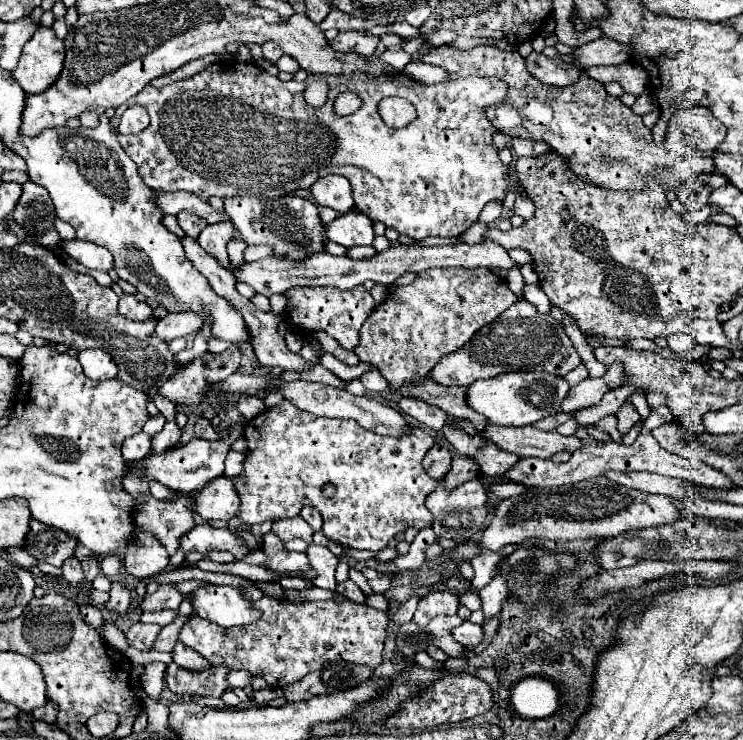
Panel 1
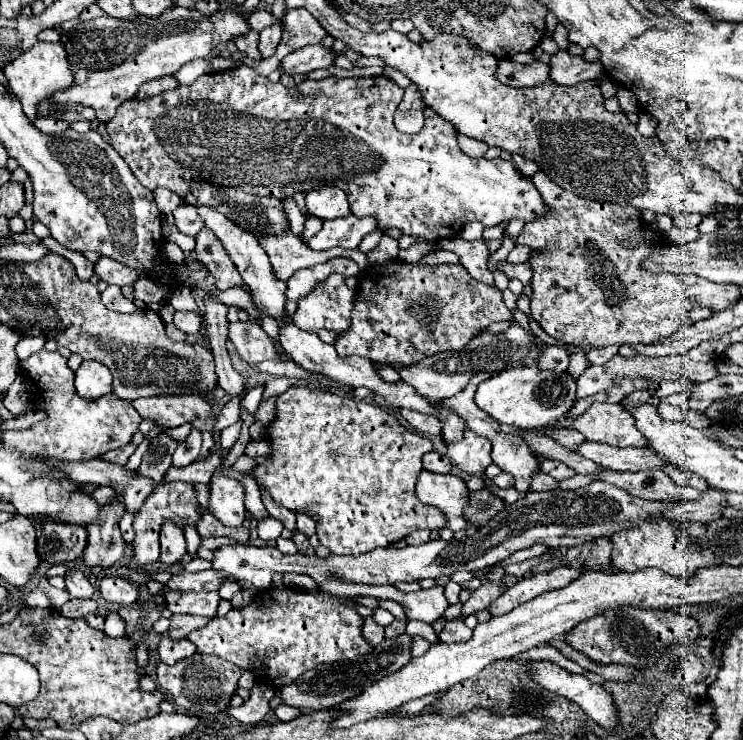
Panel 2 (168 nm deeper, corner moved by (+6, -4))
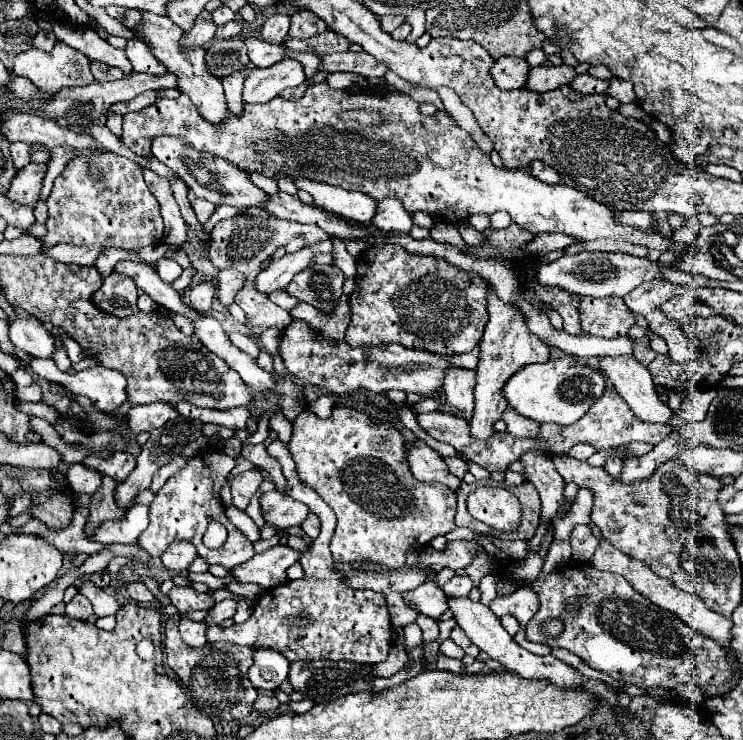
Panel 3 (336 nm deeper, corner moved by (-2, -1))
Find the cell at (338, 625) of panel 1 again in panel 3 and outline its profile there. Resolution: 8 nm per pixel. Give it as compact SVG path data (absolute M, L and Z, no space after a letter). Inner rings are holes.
M274 439L268 445L268 455L282 465L282 473L288 479L288 495L308 505L312 513L318 513L322 521L320 537L312 541L312 549L300 557L300 563L306 569L306 575L296 581L286 581L274 589L266 589L254 603L252 617L242 625L232 627L208 627L208 643L230 641L234 645L266 645L282 653L290 663L296 661L358 661L358 663L380 663L390 651L390 613L382 593L370 589L350 589L330 573L332 553L328 543L334 533L336 517L328 503L312 493L310 487L298 483L296 465L290 457L288 447Z

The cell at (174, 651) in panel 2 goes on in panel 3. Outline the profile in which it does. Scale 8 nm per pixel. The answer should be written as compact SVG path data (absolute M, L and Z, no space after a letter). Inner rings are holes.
M182 619L178 631L180 631L182 641L188 647L202 647L202 645L206 645L206 635L204 635L206 625L202 621L196 623L196 621L190 621L190 619Z

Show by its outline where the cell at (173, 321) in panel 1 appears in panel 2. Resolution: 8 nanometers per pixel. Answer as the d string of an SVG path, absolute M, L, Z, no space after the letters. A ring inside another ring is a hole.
M184 310L184 312L174 312L174 320L172 320L172 322L174 322L176 328L182 330L184 334L194 336L194 334L200 332L202 314L200 314L200 312L188 312L188 310Z

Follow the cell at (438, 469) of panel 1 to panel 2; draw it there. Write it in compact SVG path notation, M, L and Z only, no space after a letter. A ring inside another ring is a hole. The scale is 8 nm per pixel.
M428 452L424 456L424 468L436 474L452 474L452 462L448 456L440 454L440 452Z

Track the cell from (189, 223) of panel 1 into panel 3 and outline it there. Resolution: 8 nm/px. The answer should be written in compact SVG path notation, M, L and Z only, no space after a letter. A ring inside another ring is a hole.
M188 191L188 201L190 201L190 205L192 205L192 209L194 209L200 223L206 223L210 219L210 215L214 213L214 209L216 209L216 205L212 205L204 199L198 199L192 191Z

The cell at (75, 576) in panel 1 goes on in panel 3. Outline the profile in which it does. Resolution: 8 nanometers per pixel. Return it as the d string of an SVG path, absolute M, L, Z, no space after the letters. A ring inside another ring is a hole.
M84 581L84 583L78 587L78 591L80 591L86 599L90 599L90 603L92 603L92 607L94 607L94 613L96 613L98 617L116 615L118 601L116 601L110 593L106 593L102 587L98 587L96 583Z

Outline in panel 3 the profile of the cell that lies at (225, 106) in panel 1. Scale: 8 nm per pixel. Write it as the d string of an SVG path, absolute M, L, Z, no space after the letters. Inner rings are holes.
M326 81L310 85L308 91L300 101L286 101L282 97L274 97L268 103L244 103L242 115L234 115L228 109L228 117L222 123L210 123L206 121L196 105L190 101L186 93L180 91L176 99L160 99L154 105L136 111L126 113L124 117L124 133L122 141L124 145L134 151L138 157L152 159L152 141L162 135L172 135L182 139L184 145L190 145L192 149L200 153L208 153L220 159L230 161L244 173L260 173L266 177L286 177L290 181L294 179L312 179L328 185L336 185L350 191L362 191L374 201L382 201L388 197L394 197L402 201L404 209L408 213L424 211L434 217L444 217L442 221L452 225L462 225L472 215L492 215L496 211L508 211L512 221L522 225L530 233L566 233L580 237L582 241L590 239L630 239L634 243L640 243L648 249L668 251L674 247L674 243L658 233L646 233L638 227L620 225L612 219L612 209L606 205L594 201L586 193L572 189L564 183L548 185L538 181L528 169L498 169L492 165L490 157L484 155L476 143L468 137L466 131L462 131L456 123L456 119L446 111L440 109L430 117L424 117L418 113L418 103L410 99L410 95L400 91L386 91L386 89L372 89L366 87L360 93L352 93L348 89L330 89ZM348 109L362 109L362 111L376 111L384 117L380 125L362 125L358 121L344 121L340 119L342 111Z

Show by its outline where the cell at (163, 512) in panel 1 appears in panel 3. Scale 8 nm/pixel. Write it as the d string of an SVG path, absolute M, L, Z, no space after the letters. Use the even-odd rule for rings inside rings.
M174 541L164 551L162 563L170 571L180 573L180 571L186 571L190 567L190 563L192 563L194 557L196 557L196 549L194 549L194 545L190 545L190 541Z

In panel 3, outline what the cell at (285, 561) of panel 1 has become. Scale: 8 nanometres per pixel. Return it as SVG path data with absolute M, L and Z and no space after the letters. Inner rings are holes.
M270 491L262 495L260 505L266 523L276 529L288 529L292 525L300 525L308 515L308 507L304 503L286 497L278 491Z

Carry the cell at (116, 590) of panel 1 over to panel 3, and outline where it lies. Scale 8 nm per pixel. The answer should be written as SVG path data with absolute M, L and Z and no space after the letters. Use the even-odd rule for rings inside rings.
M132 581L132 583L126 583L126 591L130 595L132 601L136 603L142 603L142 605L148 605L154 601L154 595L150 593L150 589L142 583L142 581Z

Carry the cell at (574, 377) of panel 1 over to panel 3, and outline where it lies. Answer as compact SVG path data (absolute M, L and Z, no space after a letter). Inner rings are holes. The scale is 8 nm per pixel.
M582 297L578 309L582 333L588 335L620 337L636 325L636 315L628 309L622 297Z

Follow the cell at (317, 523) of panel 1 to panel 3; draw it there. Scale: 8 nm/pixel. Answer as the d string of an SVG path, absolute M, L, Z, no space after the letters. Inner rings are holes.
M308 513L306 521L300 525L304 529L304 533L310 537L310 539L316 539L320 535L320 519L314 515L314 513Z

